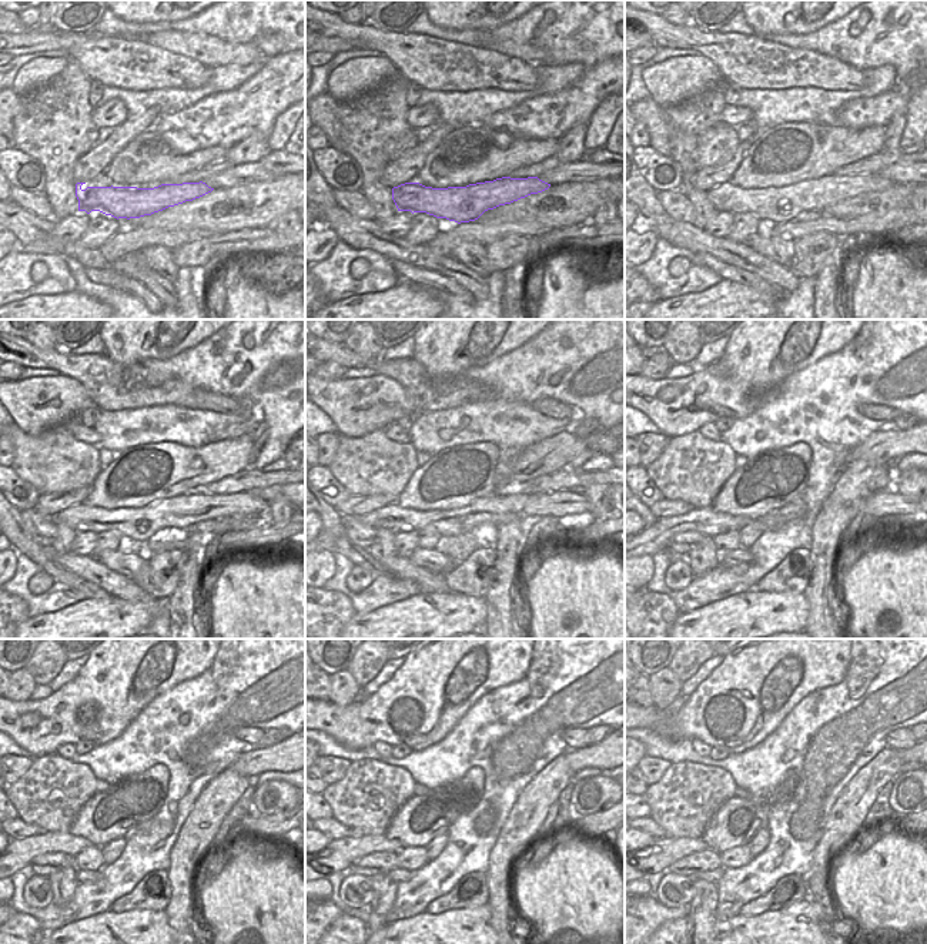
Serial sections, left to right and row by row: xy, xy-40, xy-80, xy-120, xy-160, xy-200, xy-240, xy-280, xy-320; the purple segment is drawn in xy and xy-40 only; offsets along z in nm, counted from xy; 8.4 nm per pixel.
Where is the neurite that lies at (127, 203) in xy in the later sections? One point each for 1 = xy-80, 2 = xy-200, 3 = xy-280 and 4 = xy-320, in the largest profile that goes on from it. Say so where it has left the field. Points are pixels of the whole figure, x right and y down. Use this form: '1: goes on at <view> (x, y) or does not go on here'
1: goes on at xy-80 (780, 204)
2: goes on at xy-200 (658, 536)
3: goes on at xy-280 (340, 853)
4: goes on at xy-320 (663, 853)

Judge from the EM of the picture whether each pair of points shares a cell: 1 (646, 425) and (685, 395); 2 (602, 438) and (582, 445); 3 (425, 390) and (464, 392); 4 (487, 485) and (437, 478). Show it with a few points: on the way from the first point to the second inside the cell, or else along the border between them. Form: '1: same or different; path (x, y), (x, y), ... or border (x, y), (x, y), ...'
1: different; border (639, 409), (662, 432)
2: same; path (598, 442), (586, 444)
3: same; path (435, 391), (454, 391)
4: same; path (474, 478), (449, 478)

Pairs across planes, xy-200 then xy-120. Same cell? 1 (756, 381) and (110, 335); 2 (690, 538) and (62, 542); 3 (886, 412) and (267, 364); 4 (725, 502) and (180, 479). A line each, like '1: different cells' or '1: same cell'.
1: same cell
2: different cells
3: different cells
4: same cell

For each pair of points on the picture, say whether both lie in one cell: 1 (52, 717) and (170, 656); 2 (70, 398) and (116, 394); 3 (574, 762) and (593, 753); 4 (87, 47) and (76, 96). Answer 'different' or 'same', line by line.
1: same
2: different
3: same
4: different

